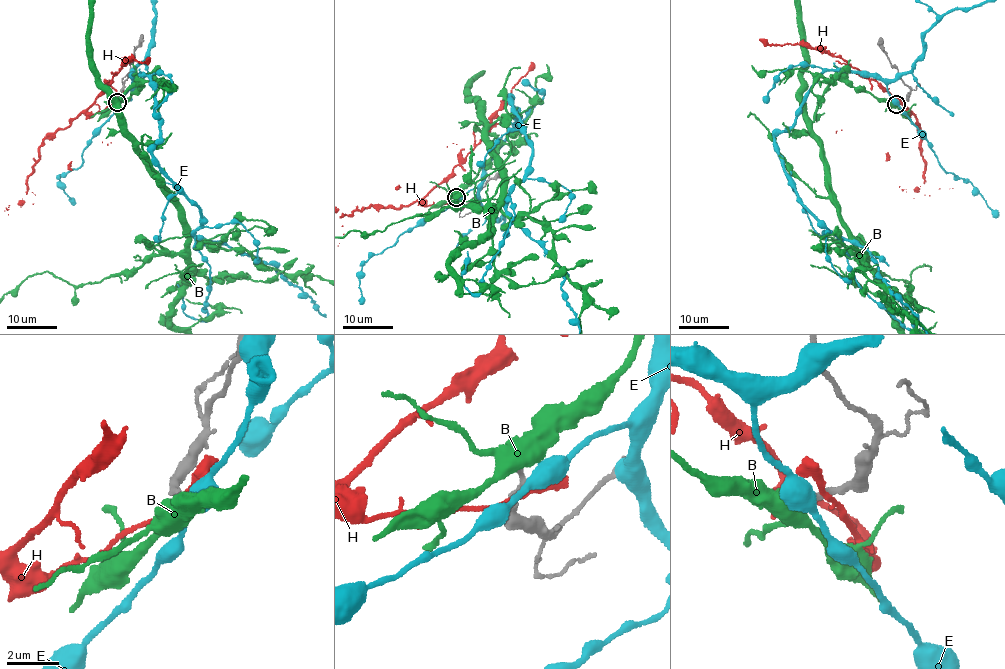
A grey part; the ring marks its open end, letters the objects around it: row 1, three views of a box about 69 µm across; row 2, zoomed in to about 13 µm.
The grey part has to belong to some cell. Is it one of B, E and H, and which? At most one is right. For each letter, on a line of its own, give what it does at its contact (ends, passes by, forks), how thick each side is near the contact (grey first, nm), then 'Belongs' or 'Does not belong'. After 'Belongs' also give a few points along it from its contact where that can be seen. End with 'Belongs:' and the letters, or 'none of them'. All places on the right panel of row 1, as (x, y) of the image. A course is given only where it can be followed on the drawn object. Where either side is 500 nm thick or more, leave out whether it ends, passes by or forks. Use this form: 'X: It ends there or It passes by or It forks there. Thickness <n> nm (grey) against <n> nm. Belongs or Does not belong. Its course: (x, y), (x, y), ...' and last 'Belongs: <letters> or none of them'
B: Thickness 170 nm (grey) against 550 nm. Does not belong
E: It passes by. Thickness 280 nm (grey) against 480 nm. Does not belong
H: It passes by. Thickness 360 nm (grey) against 200 nm. Does not belong
Belongs: none of them

